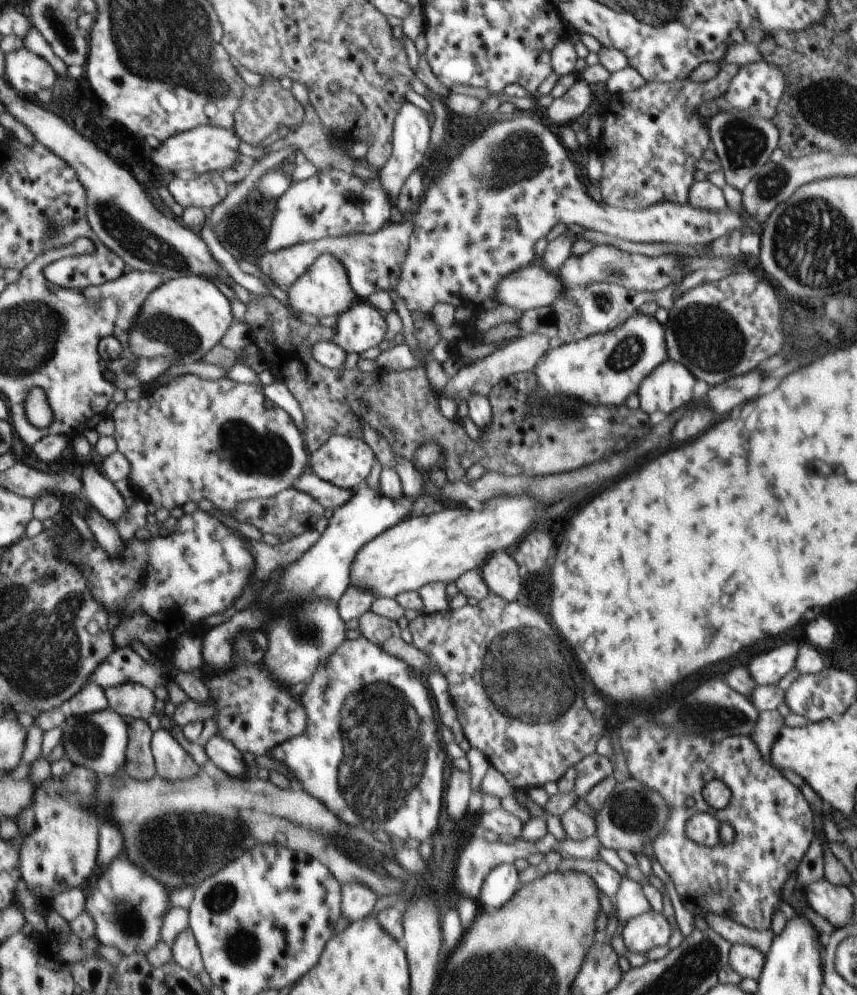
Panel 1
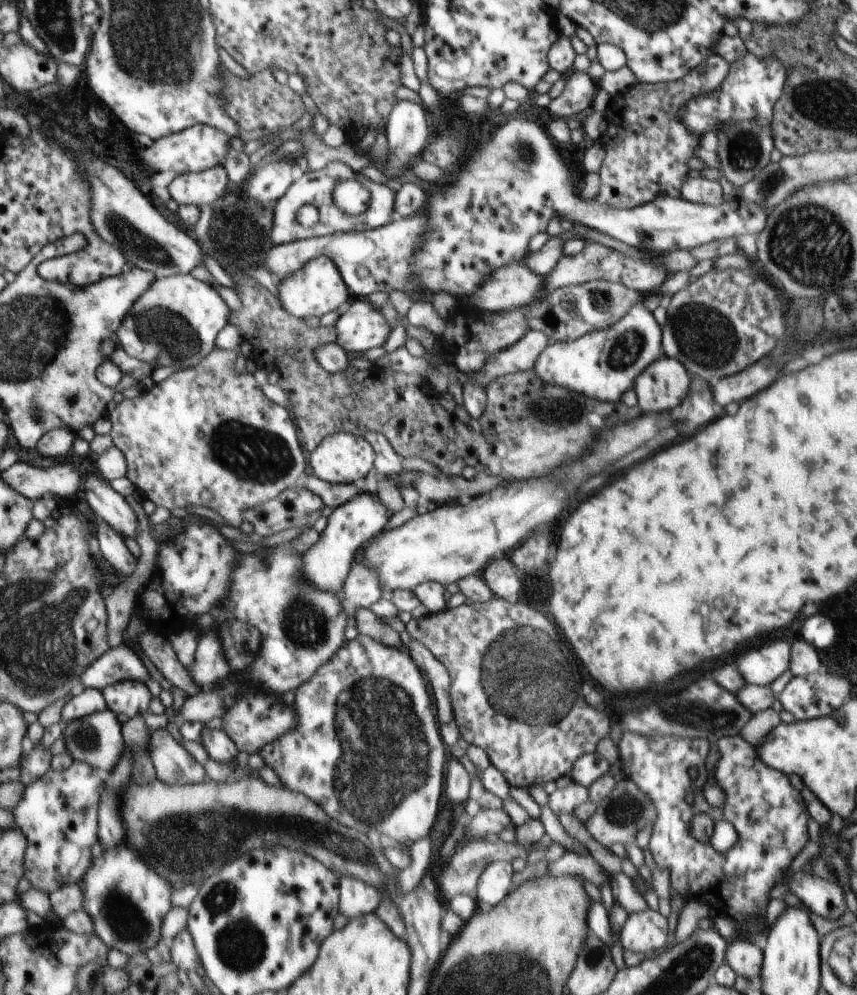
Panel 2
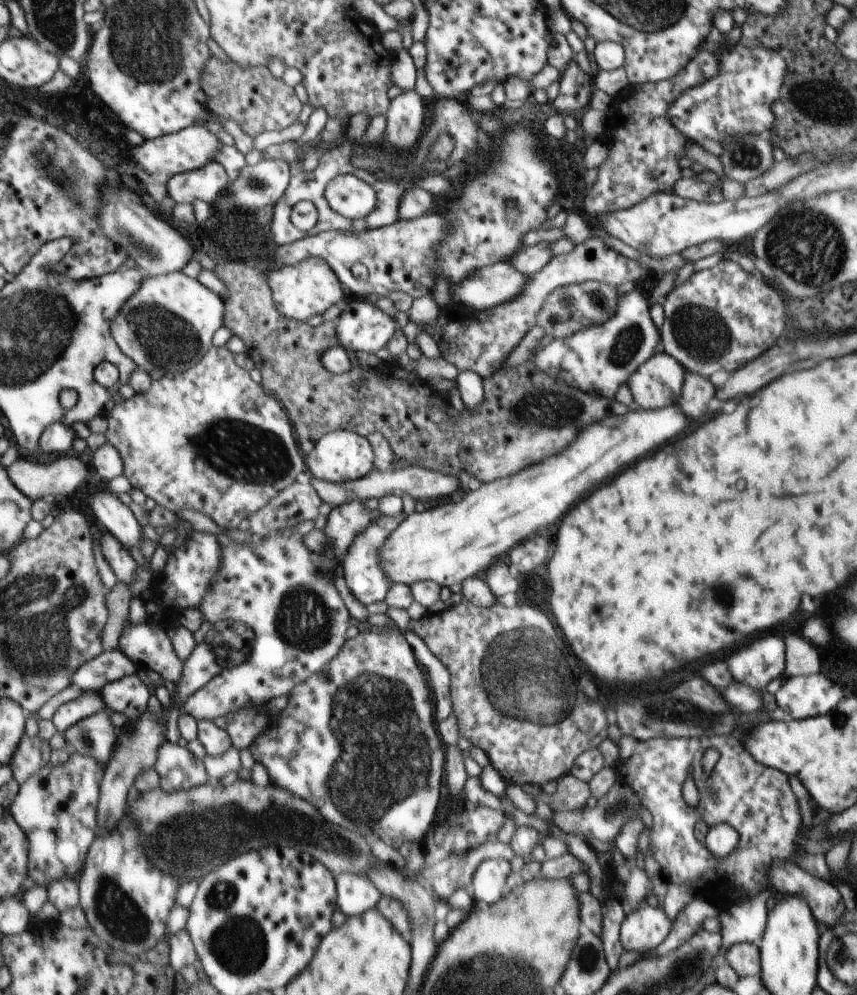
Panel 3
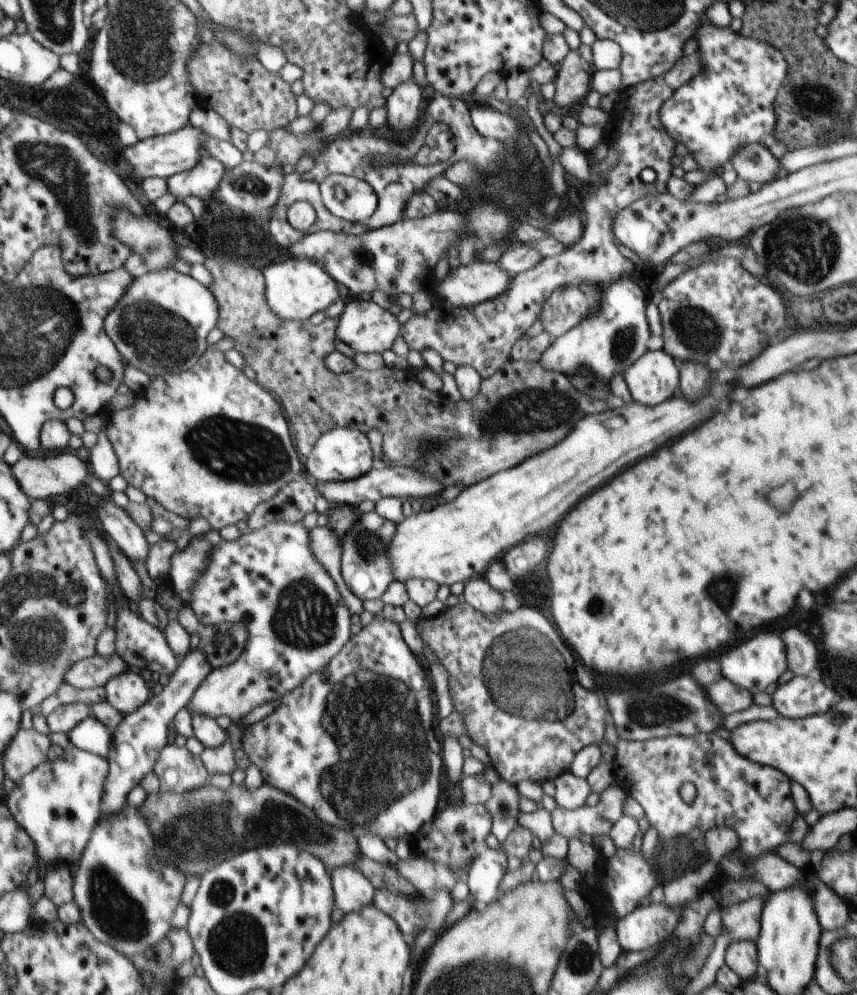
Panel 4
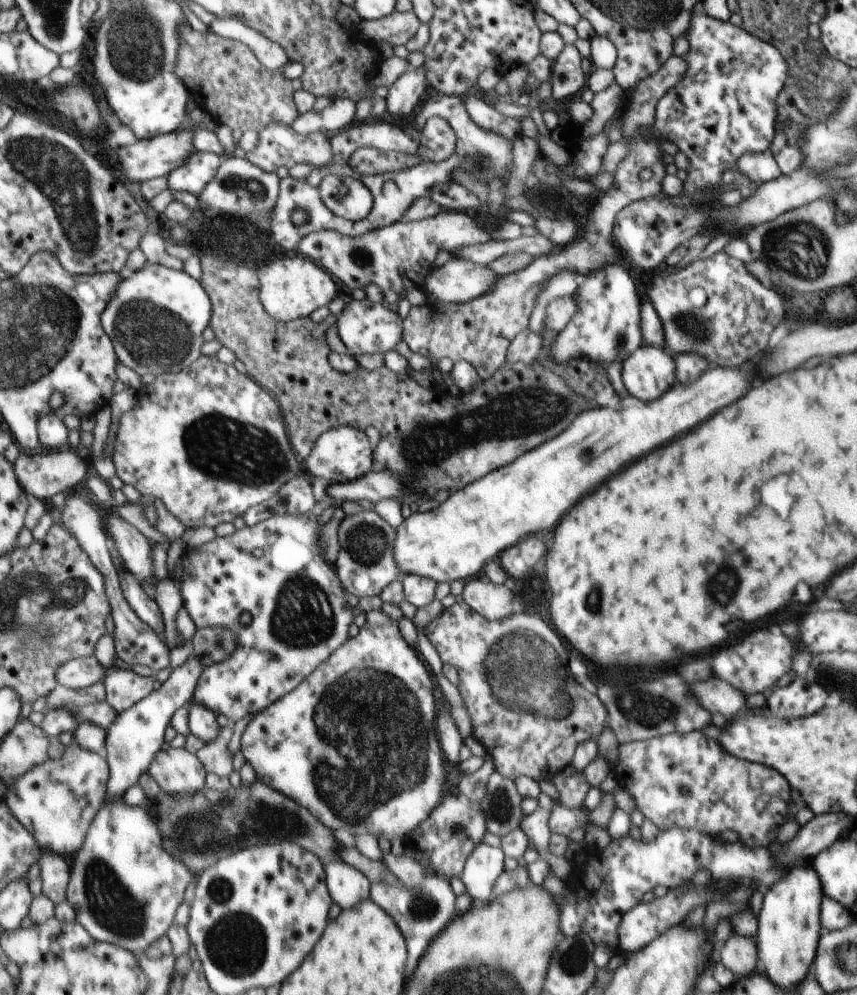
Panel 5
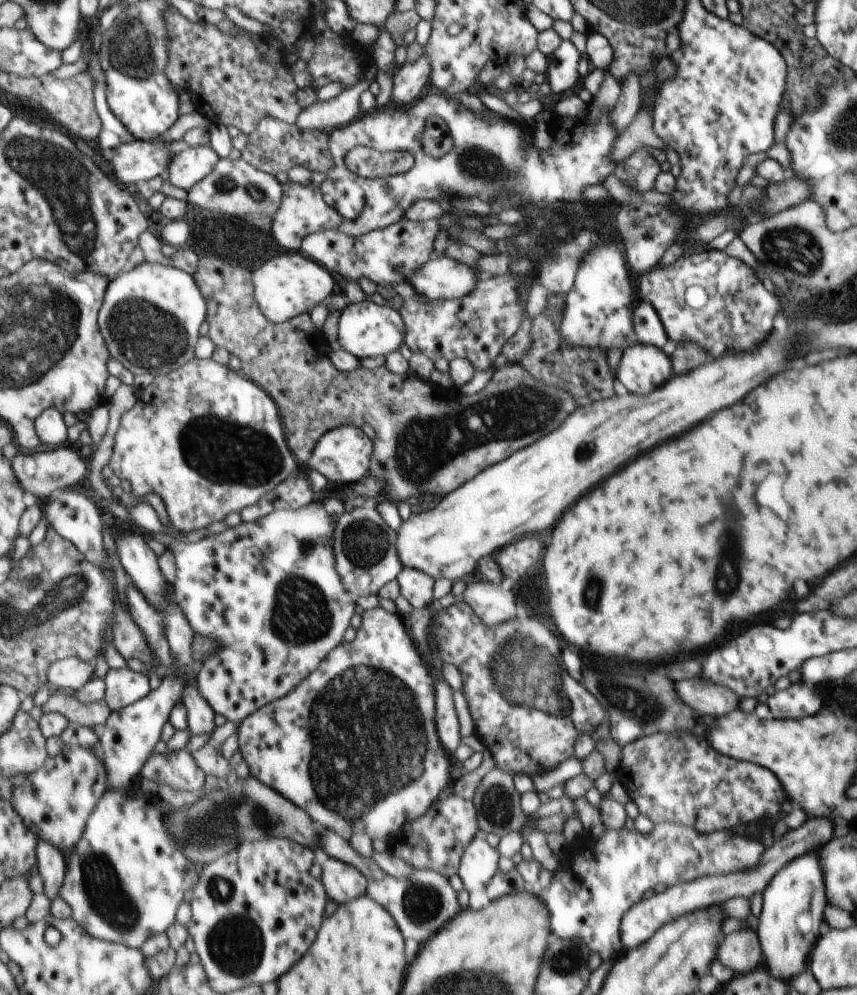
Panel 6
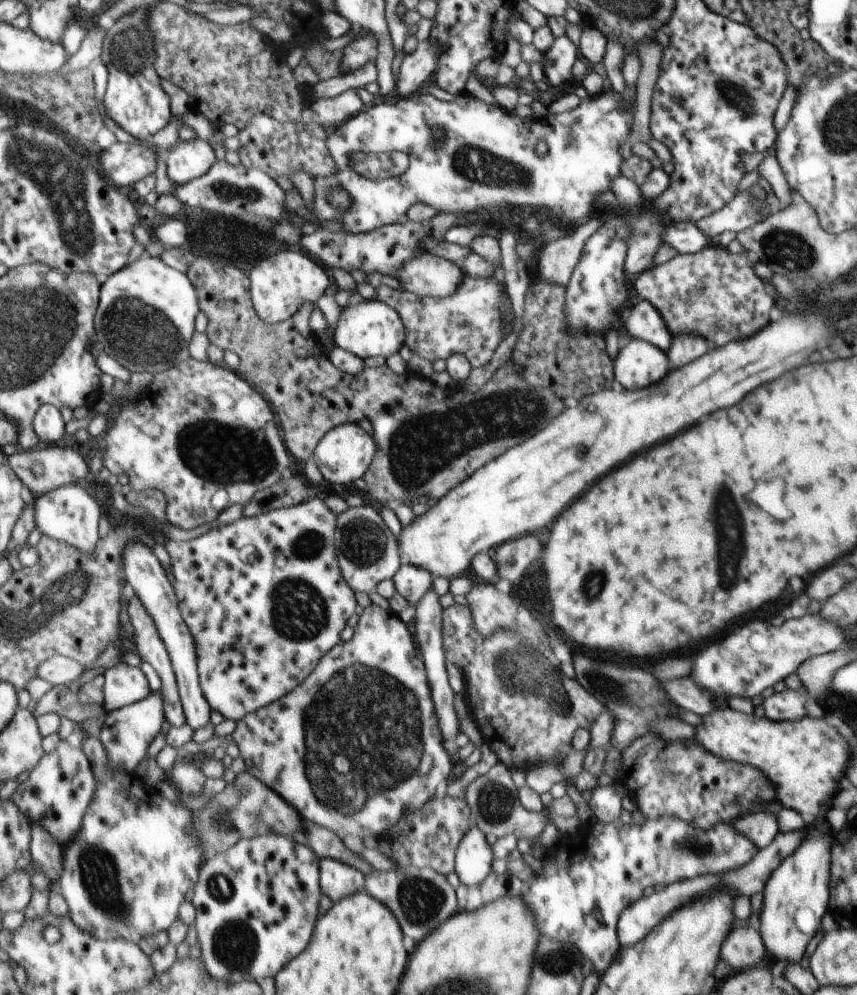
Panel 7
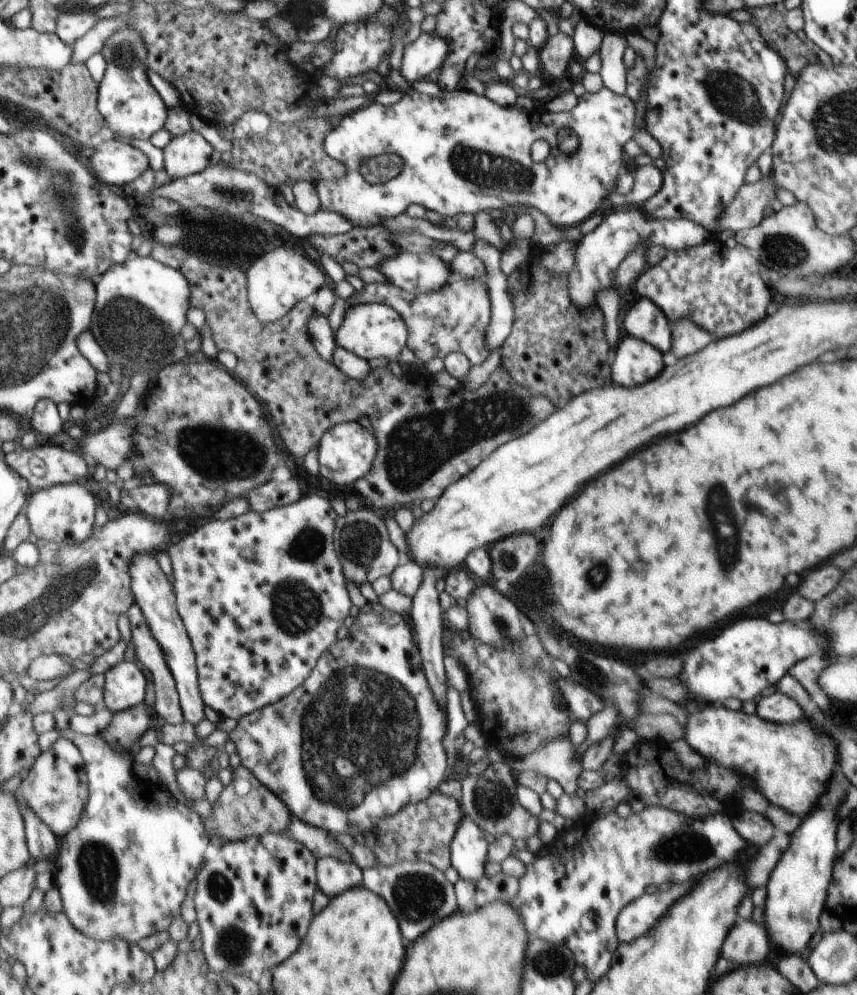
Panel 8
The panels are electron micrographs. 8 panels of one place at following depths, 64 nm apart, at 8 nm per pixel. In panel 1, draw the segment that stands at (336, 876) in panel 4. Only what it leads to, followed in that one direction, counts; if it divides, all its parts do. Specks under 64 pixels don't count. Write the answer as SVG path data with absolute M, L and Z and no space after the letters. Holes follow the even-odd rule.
M350 883L343 885L343 916L351 924L371 916L376 904L375 892L367 886Z

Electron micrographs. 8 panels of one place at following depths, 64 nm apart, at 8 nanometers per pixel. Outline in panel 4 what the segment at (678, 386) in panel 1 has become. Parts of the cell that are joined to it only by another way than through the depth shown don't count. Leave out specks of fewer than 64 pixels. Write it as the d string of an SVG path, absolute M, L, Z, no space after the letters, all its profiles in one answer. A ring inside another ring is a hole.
M660 345L640 357L623 376L632 398L646 406L662 404L678 390L676 362Z

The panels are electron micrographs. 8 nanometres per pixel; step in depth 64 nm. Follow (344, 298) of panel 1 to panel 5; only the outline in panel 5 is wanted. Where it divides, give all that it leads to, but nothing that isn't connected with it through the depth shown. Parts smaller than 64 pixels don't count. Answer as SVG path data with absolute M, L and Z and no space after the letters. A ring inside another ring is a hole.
M282 258L259 270L261 283L261 300L269 313L280 322L292 322L312 316L318 308L330 306L338 296L338 284L332 274L328 274L320 264L304 258Z

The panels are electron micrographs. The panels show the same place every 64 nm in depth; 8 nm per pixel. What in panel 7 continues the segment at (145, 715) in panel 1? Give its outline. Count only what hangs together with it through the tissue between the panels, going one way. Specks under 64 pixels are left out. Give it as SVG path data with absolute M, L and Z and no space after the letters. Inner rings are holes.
M124 660L105 674L105 708L108 712L135 705L152 694L150 680L140 667L129 666Z

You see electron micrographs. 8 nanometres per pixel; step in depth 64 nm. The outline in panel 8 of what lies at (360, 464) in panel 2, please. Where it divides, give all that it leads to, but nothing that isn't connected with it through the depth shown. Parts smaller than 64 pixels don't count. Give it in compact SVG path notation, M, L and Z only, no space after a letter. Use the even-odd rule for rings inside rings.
M357 421L340 423L323 436L318 446L320 473L328 484L338 486L354 484L356 480L366 477L371 472L378 450L378 438L372 436L372 432L368 432L360 423Z

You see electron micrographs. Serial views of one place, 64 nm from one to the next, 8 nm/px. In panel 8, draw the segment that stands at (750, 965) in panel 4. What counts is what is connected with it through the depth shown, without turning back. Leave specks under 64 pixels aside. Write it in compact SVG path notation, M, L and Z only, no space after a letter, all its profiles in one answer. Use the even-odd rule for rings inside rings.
M748 920L728 934L728 942L723 944L723 955L735 965L760 964L766 960L770 948L772 944L766 930Z

